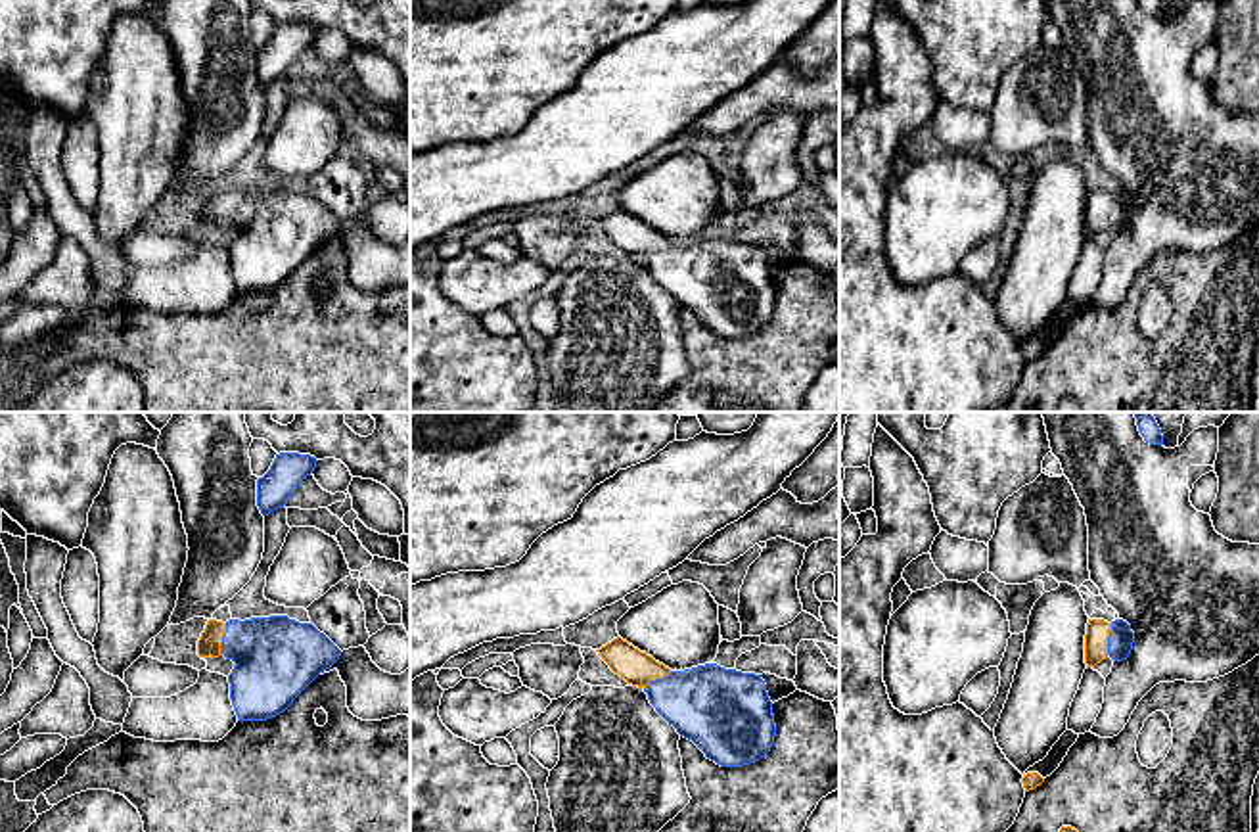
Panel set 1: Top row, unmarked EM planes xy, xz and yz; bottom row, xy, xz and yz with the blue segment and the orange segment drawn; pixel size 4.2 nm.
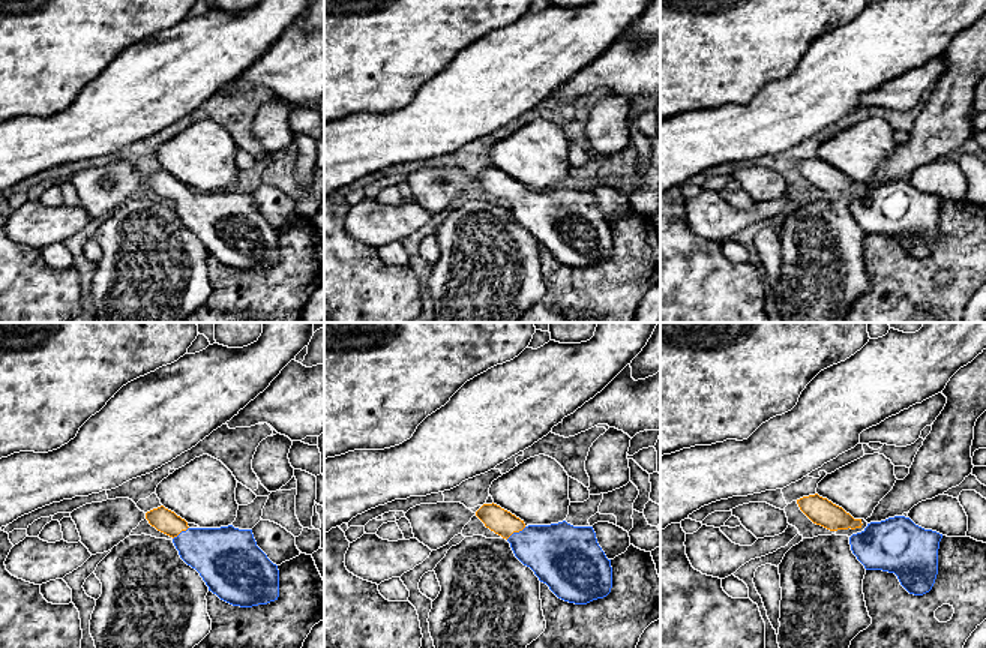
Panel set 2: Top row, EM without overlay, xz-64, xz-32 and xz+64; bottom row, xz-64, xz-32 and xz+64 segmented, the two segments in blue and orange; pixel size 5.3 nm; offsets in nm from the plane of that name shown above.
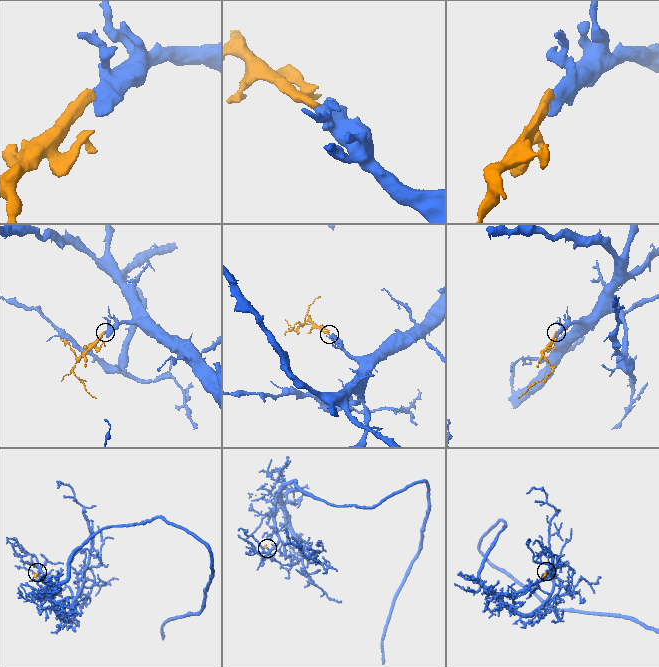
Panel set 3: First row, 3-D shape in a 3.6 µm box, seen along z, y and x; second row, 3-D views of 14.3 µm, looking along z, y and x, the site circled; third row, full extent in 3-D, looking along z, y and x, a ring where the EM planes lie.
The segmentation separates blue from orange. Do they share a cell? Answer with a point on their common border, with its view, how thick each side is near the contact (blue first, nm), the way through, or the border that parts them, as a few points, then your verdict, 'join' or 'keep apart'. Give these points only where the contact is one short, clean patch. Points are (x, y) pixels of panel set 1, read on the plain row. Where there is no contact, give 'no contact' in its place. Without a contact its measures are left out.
meets blue in xy at (223, 209); 360 nm thick on the blue side, 100 nm on the other; runs through xy (276, 229), (255, 215), (223, 209), (209, 213); join

